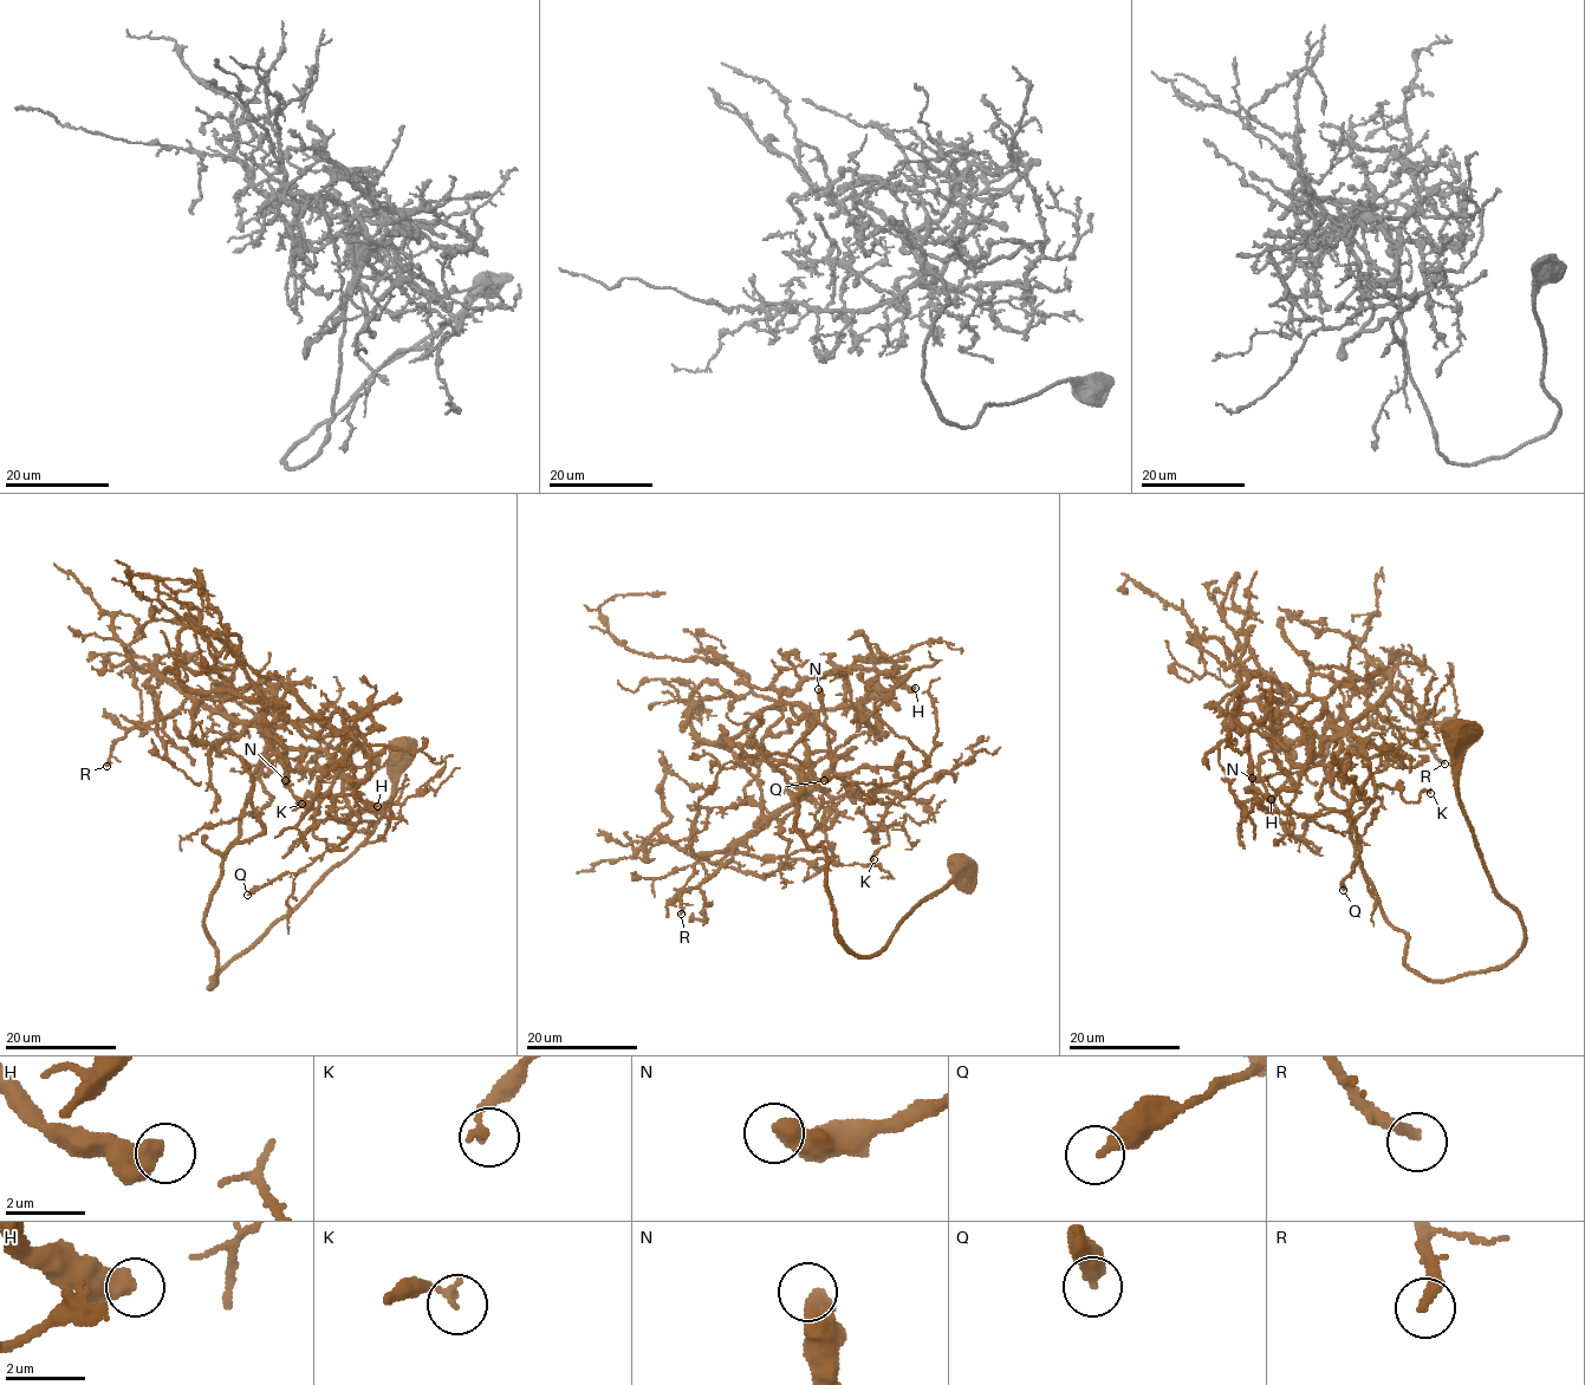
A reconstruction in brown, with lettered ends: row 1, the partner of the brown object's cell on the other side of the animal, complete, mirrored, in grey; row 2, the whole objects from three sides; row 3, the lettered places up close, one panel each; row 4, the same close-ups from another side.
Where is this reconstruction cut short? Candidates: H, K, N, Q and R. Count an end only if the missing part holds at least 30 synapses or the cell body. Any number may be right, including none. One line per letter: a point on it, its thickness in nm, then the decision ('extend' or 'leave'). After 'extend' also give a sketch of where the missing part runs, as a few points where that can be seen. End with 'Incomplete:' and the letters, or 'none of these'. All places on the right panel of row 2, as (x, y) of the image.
H: place (1271, 799); calibre 600 nm; leave
K: place (1430, 793); calibre 180 nm; leave
N: place (1252, 778); calibre 550 nm; leave
Q: place (1343, 890); calibre 400 nm; leave
R: place (1444, 763); calibre 240 nm; extend; course (1444, 763), (1456, 771), (1449, 771), (1447, 776), (1439, 771), (1427, 778), (1416, 776)
Incomplete: R

